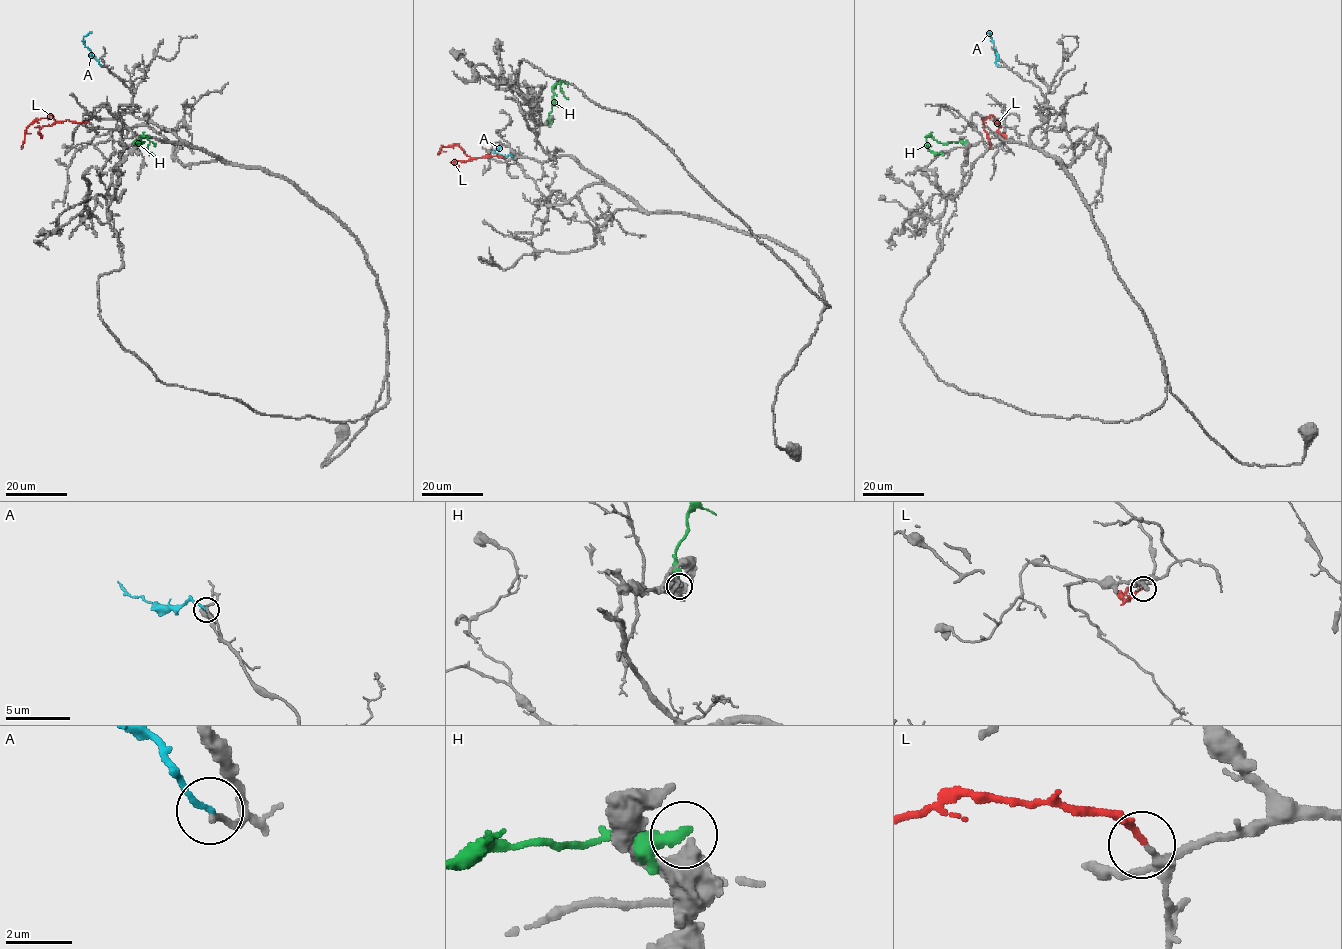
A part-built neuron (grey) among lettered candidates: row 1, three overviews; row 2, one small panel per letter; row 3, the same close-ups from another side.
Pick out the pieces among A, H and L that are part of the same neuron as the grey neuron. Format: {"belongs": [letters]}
{"belongs": ["L"]}

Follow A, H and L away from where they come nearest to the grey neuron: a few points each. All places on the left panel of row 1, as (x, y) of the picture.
A: (102, 66), (84, 44), (84, 37), (91, 32)
H: (135, 141), (140, 143), (141, 136), (145, 135), (149, 141), (147, 151), (155, 155)
L: (89, 120), (83, 123), (61, 121), (52, 115), (37, 119), (27, 128), (22, 148)

